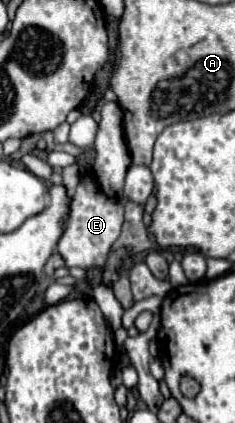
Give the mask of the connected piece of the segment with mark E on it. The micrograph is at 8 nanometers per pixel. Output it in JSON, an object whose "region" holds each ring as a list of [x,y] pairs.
{"region":[[[85,173],[83,179],[79,181],[65,233],[57,245],[57,253],[65,259],[67,267],[83,267],[83,269],[105,267],[107,251],[111,251],[111,245],[121,235],[123,213],[125,213],[121,203],[117,203],[115,199],[109,199],[105,193],[101,193],[101,189],[93,181],[95,179],[91,173]]]}

